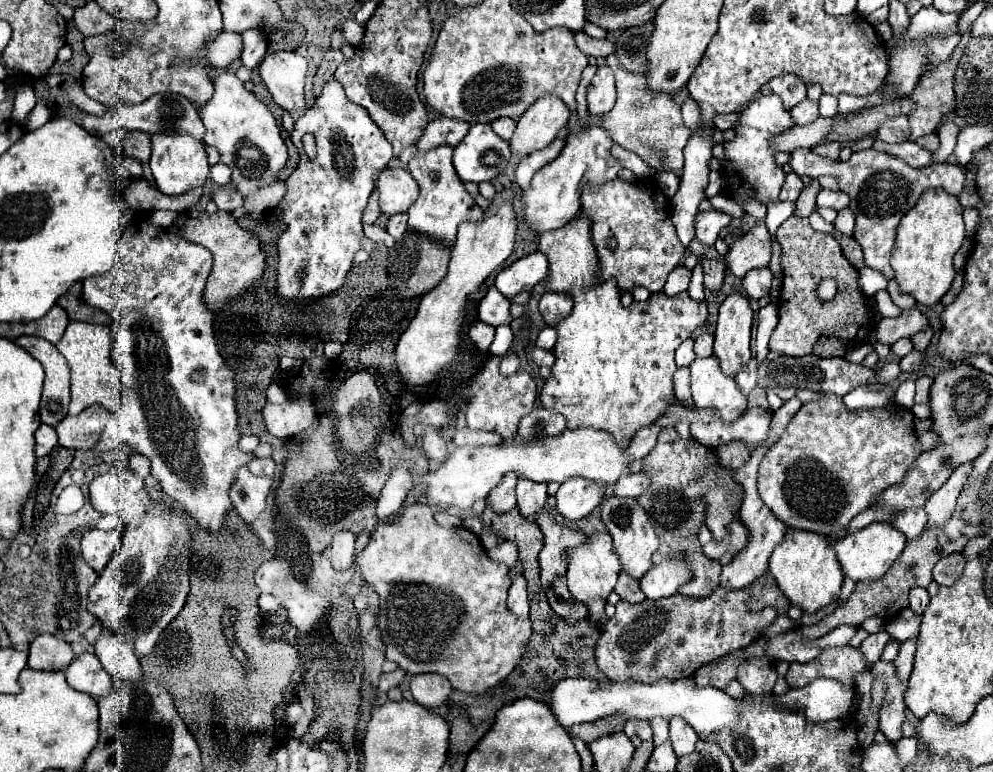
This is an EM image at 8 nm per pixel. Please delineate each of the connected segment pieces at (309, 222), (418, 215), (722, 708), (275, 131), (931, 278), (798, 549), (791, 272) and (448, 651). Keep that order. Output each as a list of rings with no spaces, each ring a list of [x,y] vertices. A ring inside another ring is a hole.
[[[330,81],[324,85],[320,97],[314,107],[310,107],[304,115],[294,121],[294,129],[290,133],[294,145],[300,151],[300,163],[294,173],[284,181],[286,195],[276,205],[274,215],[286,225],[286,231],[278,237],[278,269],[276,269],[276,295],[292,305],[306,305],[318,297],[324,297],[342,287],[346,273],[352,267],[354,253],[362,249],[362,211],[366,209],[366,201],[374,191],[374,177],[380,167],[386,167],[392,159],[392,145],[386,141],[380,127],[370,119],[366,109],[352,103],[342,85],[338,81]],[[310,133],[316,139],[316,157],[308,159],[306,151],[300,149],[300,139]]]
[[[442,145],[432,151],[420,151],[408,163],[412,177],[420,185],[420,195],[414,201],[414,205],[410,205],[410,209],[408,209],[408,227],[422,233],[422,235],[428,235],[436,241],[442,241],[442,245],[452,247],[456,241],[456,229],[458,229],[460,221],[482,220],[482,208],[464,189],[464,183],[454,173],[450,157],[452,157],[452,147]]]
[[[692,677],[676,679],[676,681],[658,681],[652,685],[634,683],[634,685],[618,685],[612,681],[594,681],[594,679],[560,679],[550,689],[550,707],[562,727],[572,727],[576,723],[596,721],[600,717],[620,713],[628,719],[670,719],[682,717],[686,719],[698,735],[708,735],[712,725],[728,723],[728,729],[734,729],[740,715],[740,699],[730,697],[726,691],[716,687],[698,687]]]
[[[222,71],[212,77],[214,81],[214,97],[206,105],[200,107],[202,123],[206,125],[204,143],[212,145],[220,153],[220,161],[232,169],[230,181],[242,197],[254,195],[258,189],[266,185],[274,185],[278,181],[278,173],[288,163],[288,151],[280,137],[280,129],[276,125],[270,109],[254,97],[254,93],[246,91],[242,81],[230,73]],[[240,155],[240,169],[238,169]]]
[[[928,189],[916,203],[914,209],[910,209],[900,225],[898,225],[898,233],[896,233],[896,241],[894,241],[894,247],[892,247],[892,257],[890,257],[890,265],[896,273],[896,281],[902,285],[902,291],[914,295],[914,299],[920,303],[920,305],[934,305],[942,299],[942,295],[950,289],[950,283],[956,275],[956,269],[954,269],[954,255],[956,251],[960,249],[964,241],[964,219],[962,219],[962,205],[960,201],[946,193],[944,189]]]
[[[790,529],[782,545],[778,545],[778,549],[772,551],[768,571],[776,579],[776,585],[786,595],[786,599],[806,613],[816,613],[818,609],[838,599],[844,581],[842,567],[838,565],[836,553],[828,539],[824,535],[800,529]]]
[[[796,215],[786,219],[778,227],[776,239],[782,247],[780,259],[782,259],[784,277],[778,297],[778,325],[772,331],[770,349],[782,355],[800,357],[812,353],[820,337],[854,341],[846,343],[848,349],[862,345],[874,329],[874,315],[870,315],[870,303],[858,287],[858,273],[842,255],[838,241],[828,233],[814,231],[806,217],[796,217]],[[826,277],[832,277],[838,283],[838,291],[832,301],[822,301],[816,295],[818,283]]]
[[[414,503],[410,507],[404,507],[402,515],[394,521],[394,523],[384,523],[380,521],[376,525],[376,529],[372,531],[370,535],[370,541],[368,545],[356,553],[356,565],[358,569],[362,571],[364,575],[364,581],[380,595],[380,613],[378,613],[378,627],[382,631],[382,639],[386,643],[386,659],[390,661],[396,661],[406,673],[412,673],[412,675],[418,675],[418,673],[442,673],[444,677],[448,677],[452,681],[452,687],[458,689],[458,691],[464,691],[464,693],[472,693],[472,695],[480,695],[484,693],[486,689],[494,687],[496,683],[500,683],[514,667],[516,663],[522,659],[524,651],[526,651],[526,643],[530,639],[530,619],[520,619],[520,617],[514,617],[508,607],[506,607],[506,593],[508,593],[508,587],[512,585],[510,577],[508,577],[508,569],[504,565],[498,565],[494,561],[490,561],[490,557],[486,555],[482,543],[478,541],[478,537],[464,529],[464,527],[454,527],[454,529],[446,529],[442,525],[436,523],[434,519],[434,511],[424,505],[424,503]]]

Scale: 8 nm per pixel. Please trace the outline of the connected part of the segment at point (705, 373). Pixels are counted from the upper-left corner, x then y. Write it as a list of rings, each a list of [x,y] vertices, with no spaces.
[[[714,355],[706,359],[694,359],[692,365],[692,401],[698,409],[718,409],[724,413],[724,421],[732,423],[746,411],[746,397],[740,393],[734,377],[726,377],[718,365],[718,359]]]

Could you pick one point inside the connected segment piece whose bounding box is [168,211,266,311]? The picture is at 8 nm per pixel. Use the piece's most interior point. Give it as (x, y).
(238, 263)

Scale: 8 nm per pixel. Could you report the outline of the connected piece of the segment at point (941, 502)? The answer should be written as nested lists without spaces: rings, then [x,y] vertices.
[[[972,463],[956,467],[952,471],[952,475],[948,477],[948,481],[926,501],[924,509],[930,513],[928,527],[938,527],[952,515],[952,511],[956,507],[956,499],[962,491],[962,485],[966,483],[970,471],[972,471]]]

